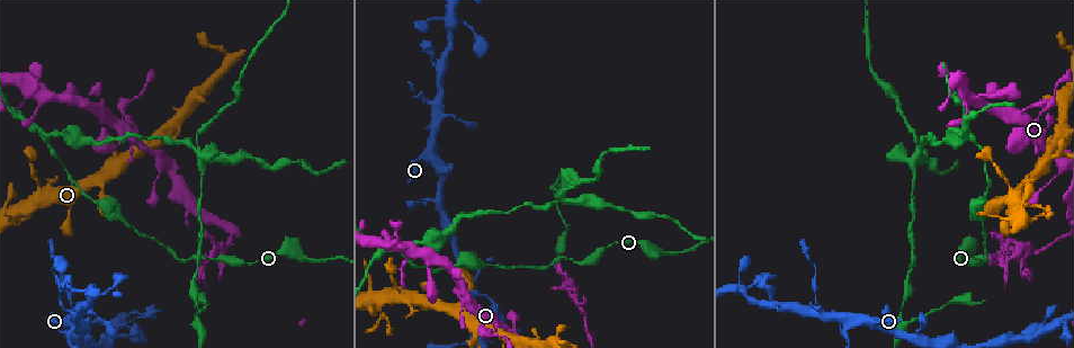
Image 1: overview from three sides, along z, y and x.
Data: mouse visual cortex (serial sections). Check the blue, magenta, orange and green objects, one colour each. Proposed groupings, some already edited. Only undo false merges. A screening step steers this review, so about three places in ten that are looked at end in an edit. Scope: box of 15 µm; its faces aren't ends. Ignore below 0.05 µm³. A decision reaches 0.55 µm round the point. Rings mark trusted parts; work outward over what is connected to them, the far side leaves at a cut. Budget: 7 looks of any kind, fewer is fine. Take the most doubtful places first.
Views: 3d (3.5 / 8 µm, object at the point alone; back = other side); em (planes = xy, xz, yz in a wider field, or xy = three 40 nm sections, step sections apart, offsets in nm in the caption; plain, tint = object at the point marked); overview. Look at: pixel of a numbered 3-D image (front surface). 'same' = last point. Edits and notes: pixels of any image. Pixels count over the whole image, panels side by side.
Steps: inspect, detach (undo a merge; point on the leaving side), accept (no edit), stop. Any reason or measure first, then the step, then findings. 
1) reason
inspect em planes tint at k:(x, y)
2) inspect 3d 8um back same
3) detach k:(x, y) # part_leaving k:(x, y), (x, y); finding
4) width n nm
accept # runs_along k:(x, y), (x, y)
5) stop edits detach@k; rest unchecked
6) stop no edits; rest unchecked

calibre changes
inspect 3d 8um at 1:(230, 236)

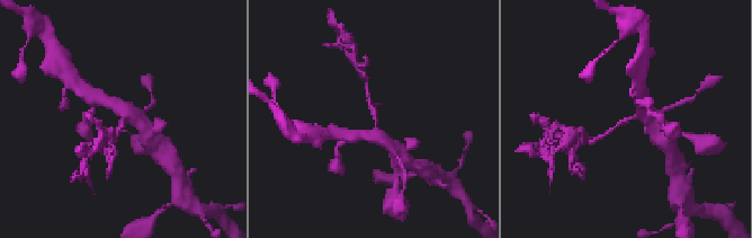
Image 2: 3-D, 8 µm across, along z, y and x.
inspect 3d 3.5um back at 2:(621, 123)

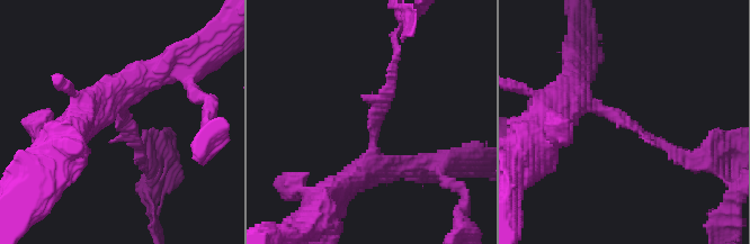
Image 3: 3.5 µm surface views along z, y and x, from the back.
arm_widths 150, 300 nm; now the EM
inspect em planes tint at 3:(623, 119)

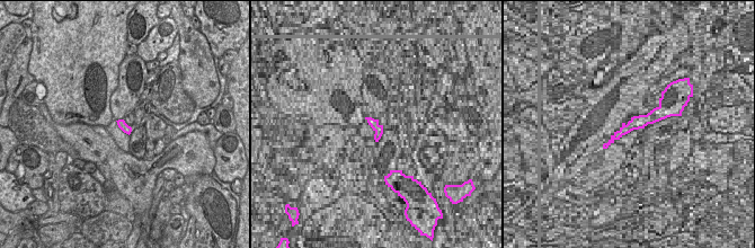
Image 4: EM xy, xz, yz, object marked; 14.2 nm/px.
detach 3:(678, 156) # part_leaving 3:(645, 136), (671, 156), (732, 146); two cells meet here

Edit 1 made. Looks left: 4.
inspect overview

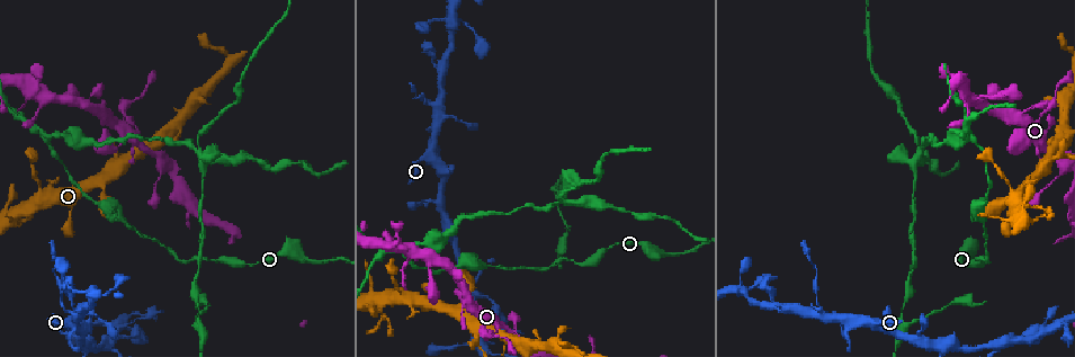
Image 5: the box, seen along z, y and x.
inspect 3d 3.5um at 5:(41, 190)

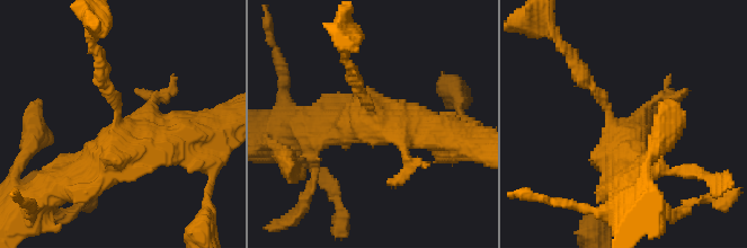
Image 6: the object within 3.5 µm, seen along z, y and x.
arms 3; arm_widths 150, 450, 500 nm; need the tissue
inspect em xy step 3 tint at 6:(613, 132)

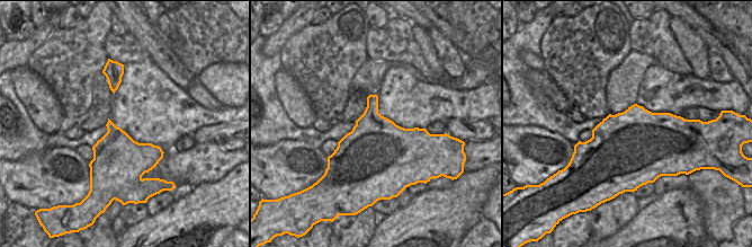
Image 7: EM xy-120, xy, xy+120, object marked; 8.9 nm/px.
inspect em planes tint same

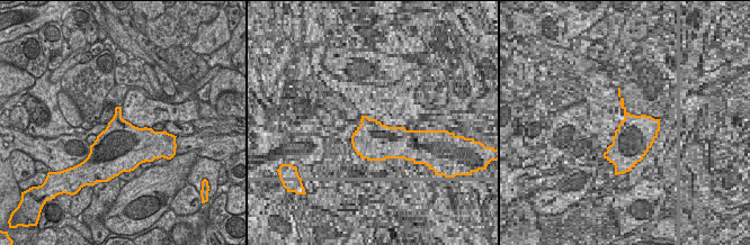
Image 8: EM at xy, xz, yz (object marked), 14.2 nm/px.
width 600 nm
accept # runs_along 6:(199, 140), (131, 140), (64, 182); continuous, no second cell

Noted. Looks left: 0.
stop edits detach@3; rest unchecked

